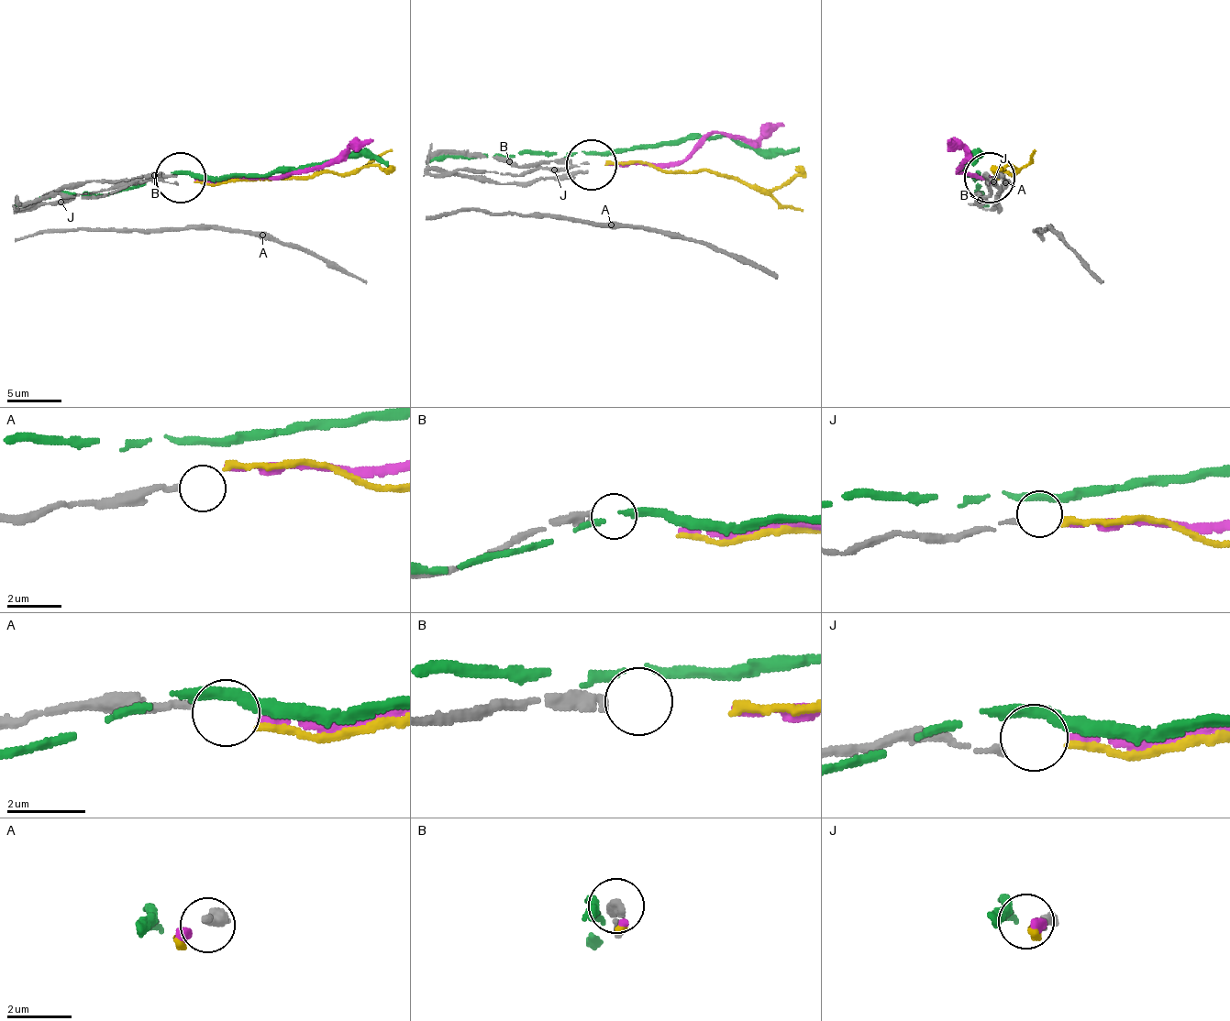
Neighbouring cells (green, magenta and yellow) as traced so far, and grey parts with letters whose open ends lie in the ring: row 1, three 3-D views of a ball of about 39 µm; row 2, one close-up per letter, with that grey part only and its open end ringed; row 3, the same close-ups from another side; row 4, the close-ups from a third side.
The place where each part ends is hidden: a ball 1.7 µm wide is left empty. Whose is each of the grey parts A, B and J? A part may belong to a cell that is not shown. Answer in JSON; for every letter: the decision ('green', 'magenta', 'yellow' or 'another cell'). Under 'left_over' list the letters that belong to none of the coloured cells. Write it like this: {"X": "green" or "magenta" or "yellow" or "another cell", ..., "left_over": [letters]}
{"A": "another cell", "B": "another cell", "J": "yellow", "left_over": ["A", "B"]}

